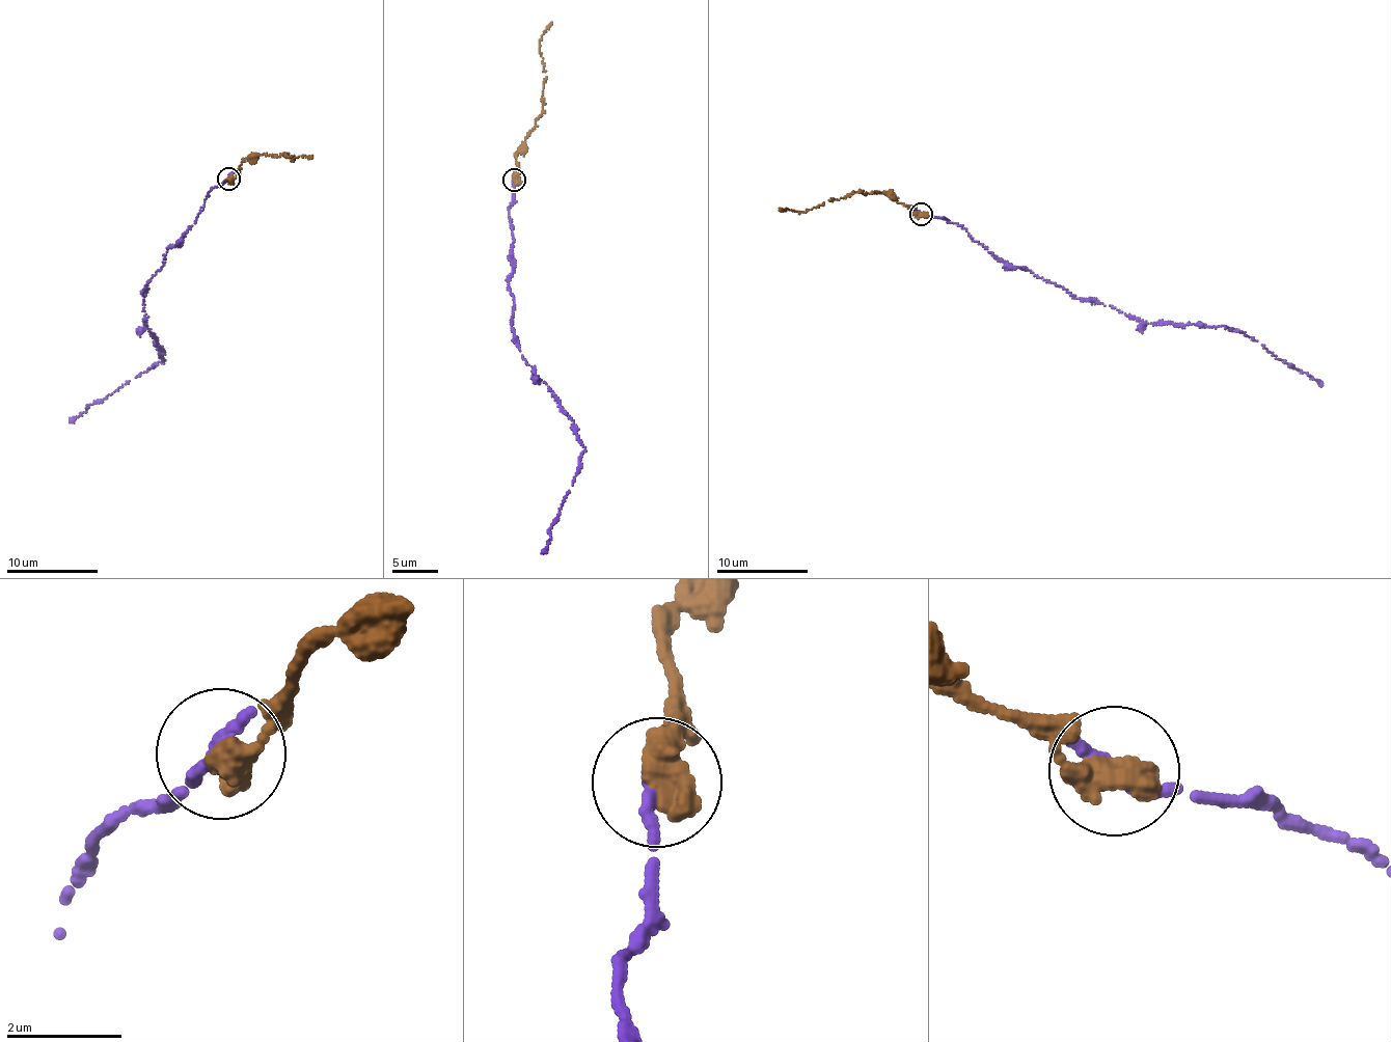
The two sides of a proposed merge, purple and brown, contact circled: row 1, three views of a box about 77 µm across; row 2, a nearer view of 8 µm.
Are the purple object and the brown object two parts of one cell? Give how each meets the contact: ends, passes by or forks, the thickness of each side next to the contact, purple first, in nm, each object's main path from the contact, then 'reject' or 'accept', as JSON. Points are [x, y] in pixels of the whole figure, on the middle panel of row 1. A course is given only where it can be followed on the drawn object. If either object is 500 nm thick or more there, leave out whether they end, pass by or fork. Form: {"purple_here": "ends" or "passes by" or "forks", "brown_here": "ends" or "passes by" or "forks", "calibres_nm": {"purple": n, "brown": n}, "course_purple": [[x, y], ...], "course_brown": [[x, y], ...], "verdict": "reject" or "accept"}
{"calibres_nm": {"purple": 280, "brown": 650}, "course_purple": [[514, 180], [515, 203], [509, 209], [512, 330], [522, 357], [574, 422], [576, 440], [585, 451], [543, 552]], "course_brown": [[514, 180], [518, 147], [542, 112], [546, 77], [539, 39], [551, 22]], "verdict": "accept"}

